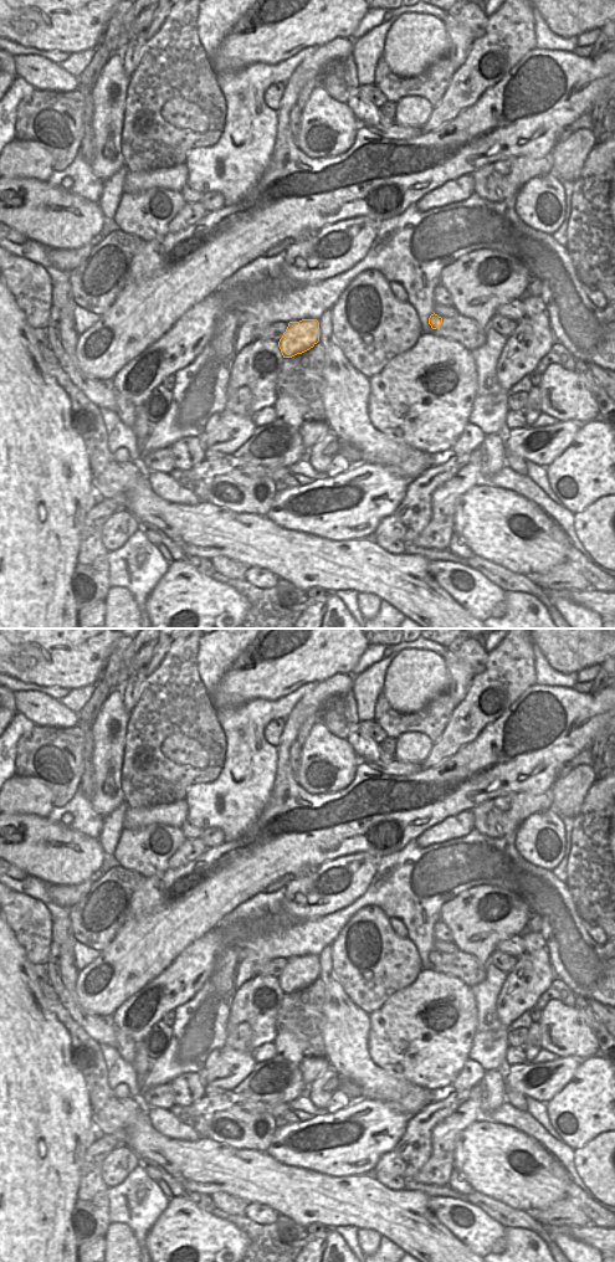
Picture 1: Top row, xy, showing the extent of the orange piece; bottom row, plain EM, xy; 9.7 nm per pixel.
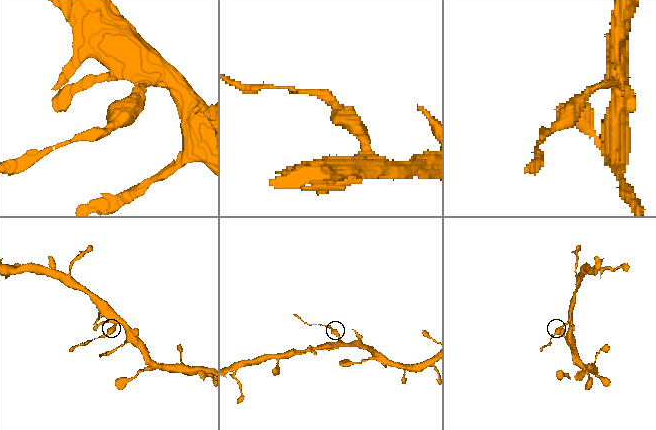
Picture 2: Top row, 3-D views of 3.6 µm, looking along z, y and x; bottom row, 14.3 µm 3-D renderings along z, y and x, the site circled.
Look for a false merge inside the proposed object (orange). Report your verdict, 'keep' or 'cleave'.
cleave

